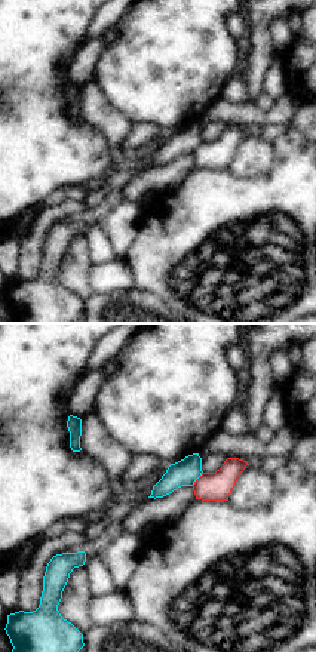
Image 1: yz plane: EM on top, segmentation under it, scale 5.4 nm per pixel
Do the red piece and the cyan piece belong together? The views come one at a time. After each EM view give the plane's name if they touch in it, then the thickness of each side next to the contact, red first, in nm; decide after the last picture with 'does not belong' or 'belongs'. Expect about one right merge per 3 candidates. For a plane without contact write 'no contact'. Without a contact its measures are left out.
meets red in yz; 160 nm thick on the red side, 140 nm on the other

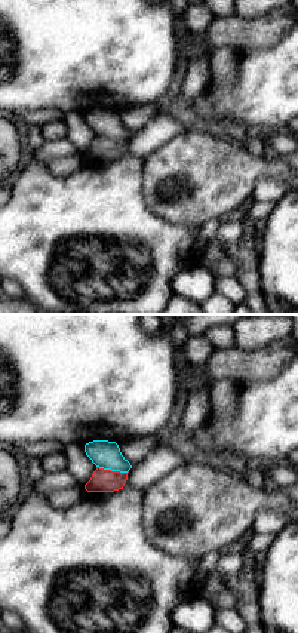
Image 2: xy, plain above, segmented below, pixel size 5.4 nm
meets red in xy; 130 nm thick on the red side, 150 nm on the other

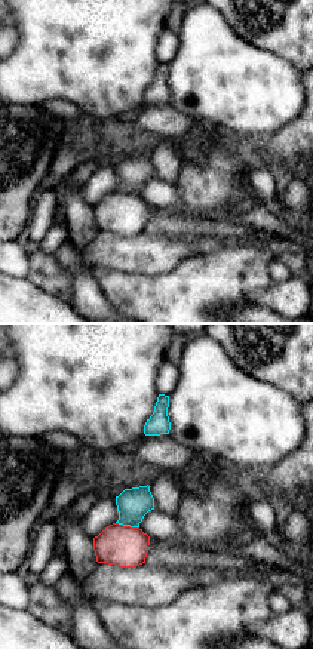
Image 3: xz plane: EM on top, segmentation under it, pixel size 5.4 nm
meets red in xz; 220 nm thick on the red side, 180 nm on the other

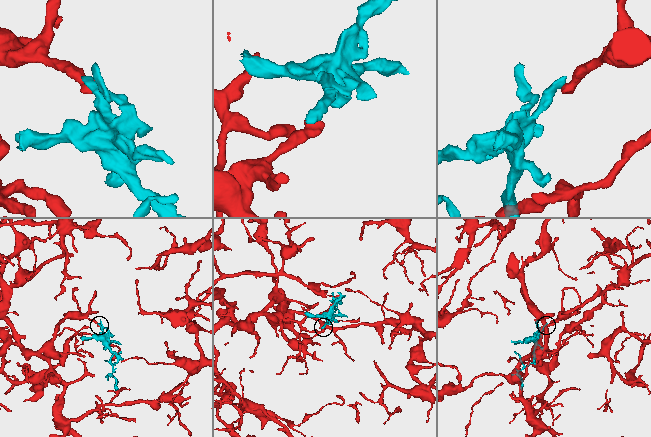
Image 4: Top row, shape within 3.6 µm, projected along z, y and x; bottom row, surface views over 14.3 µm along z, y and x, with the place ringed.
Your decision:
does not belong

